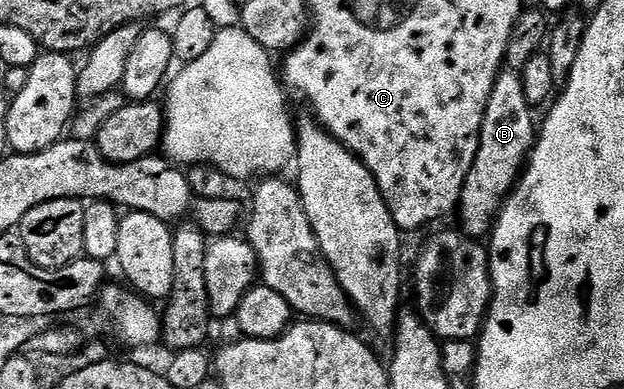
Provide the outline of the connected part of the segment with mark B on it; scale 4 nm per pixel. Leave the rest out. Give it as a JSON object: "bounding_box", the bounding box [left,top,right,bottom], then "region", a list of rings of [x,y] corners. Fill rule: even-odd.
{"bounding_box":[458,71,538,239],"region":[[[501,71],[496,77],[494,91],[490,91],[490,103],[486,103],[486,115],[482,119],[480,128],[480,142],[478,143],[478,155],[474,155],[474,163],[466,175],[466,183],[462,187],[458,214],[463,232],[473,239],[480,239],[491,234],[492,227],[496,223],[496,216],[500,213],[505,197],[508,196],[526,158],[532,152],[538,136],[538,121],[532,118],[533,106],[528,104],[526,91],[524,90],[524,78],[516,71]]]}

